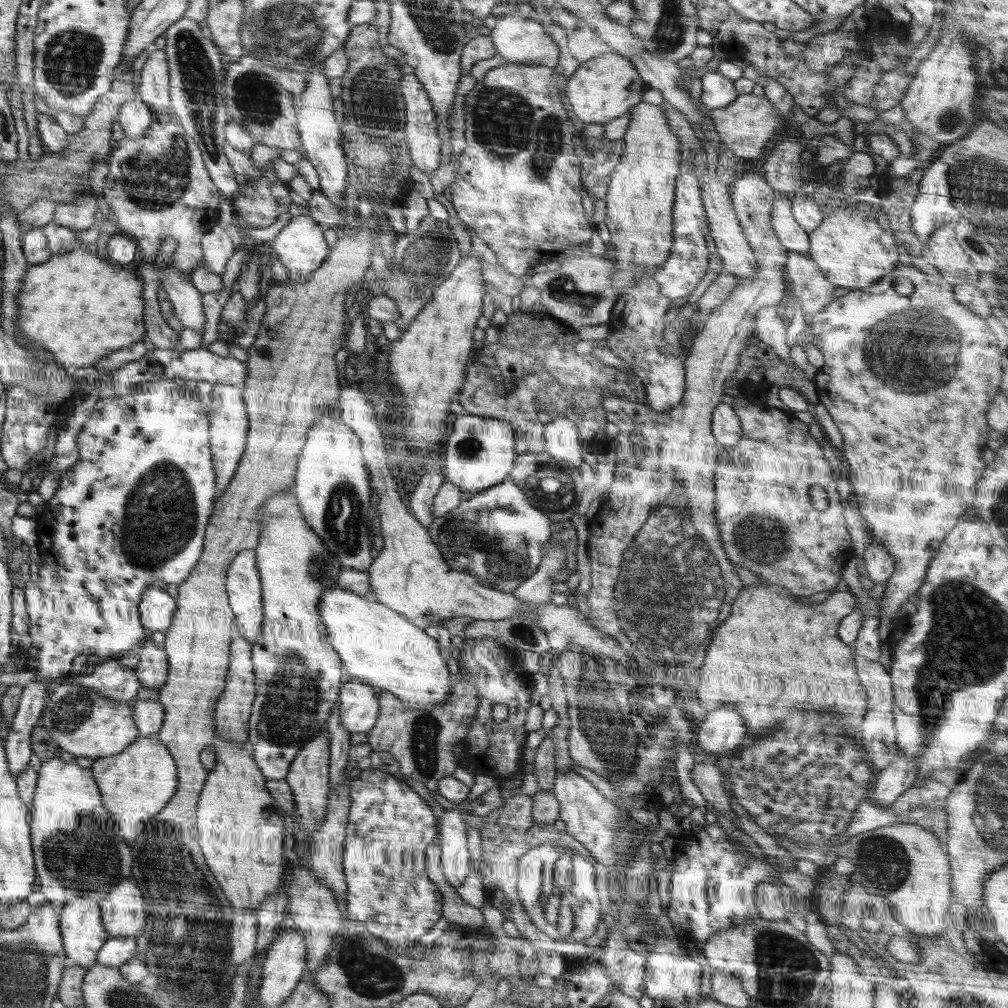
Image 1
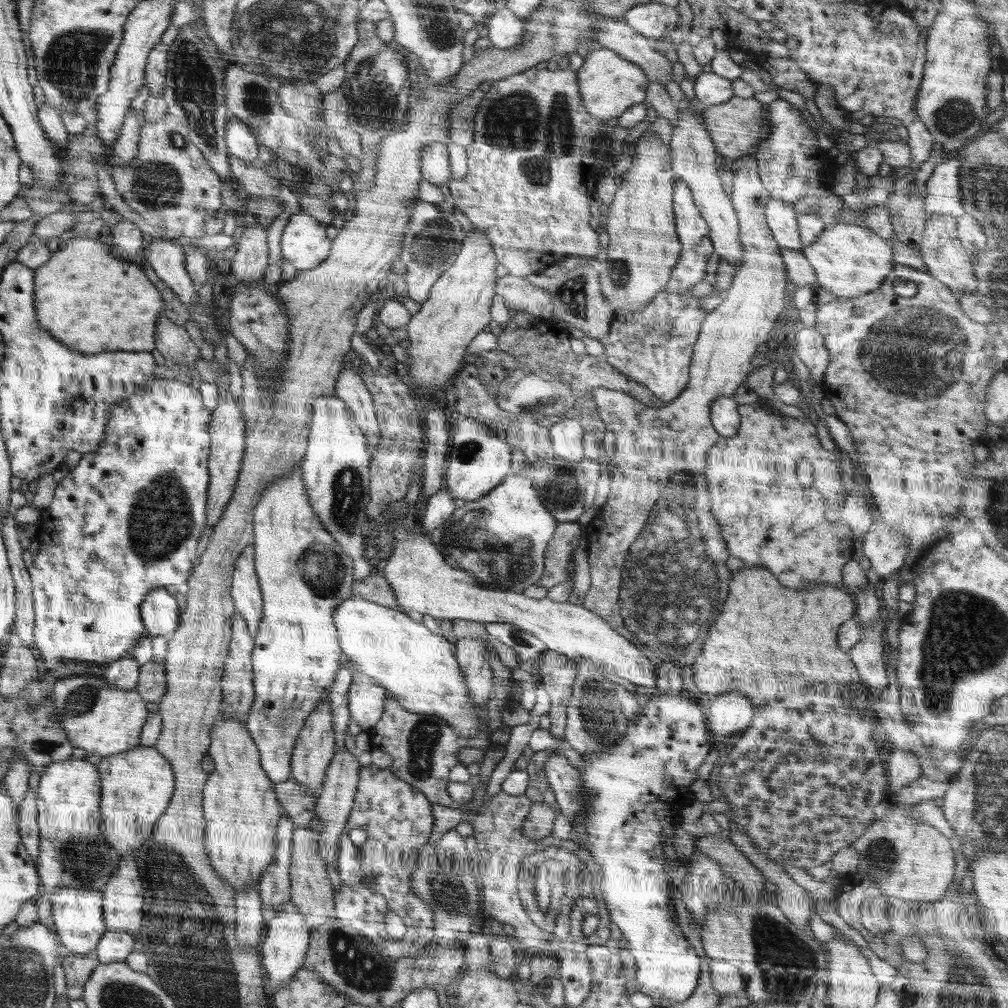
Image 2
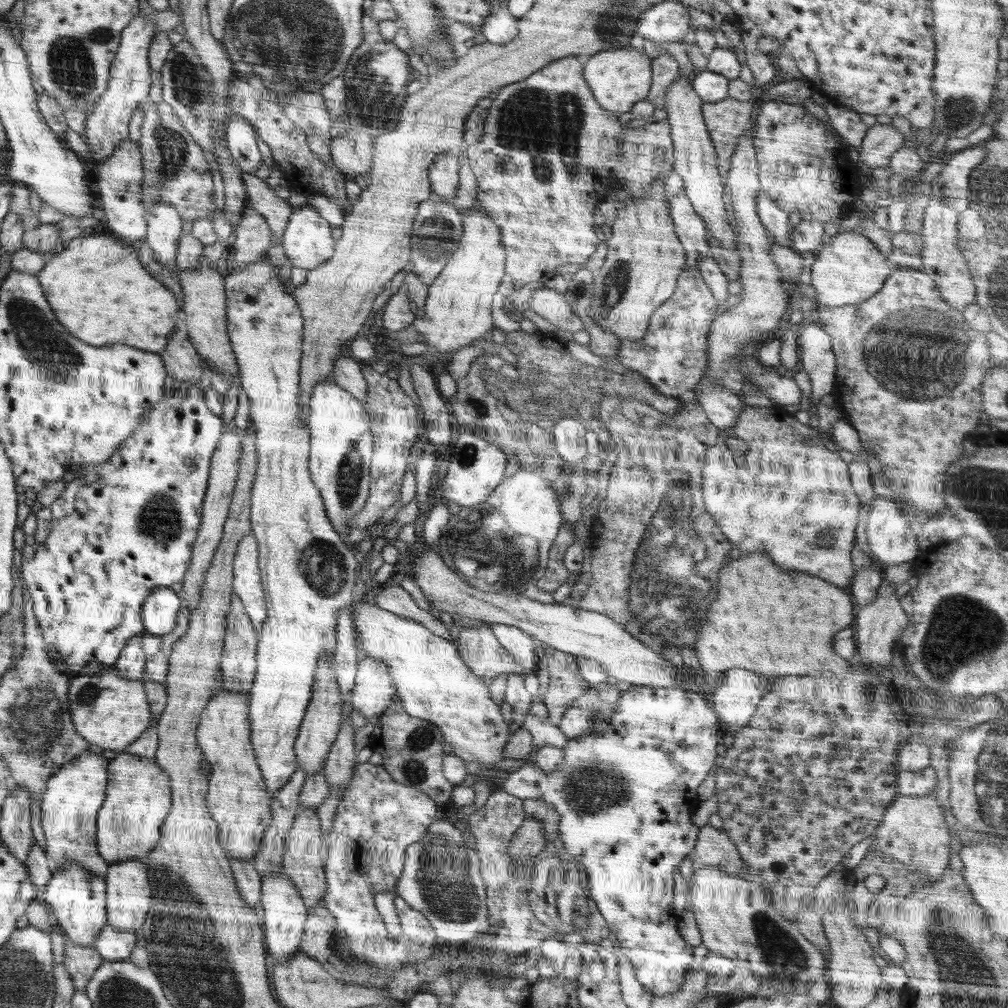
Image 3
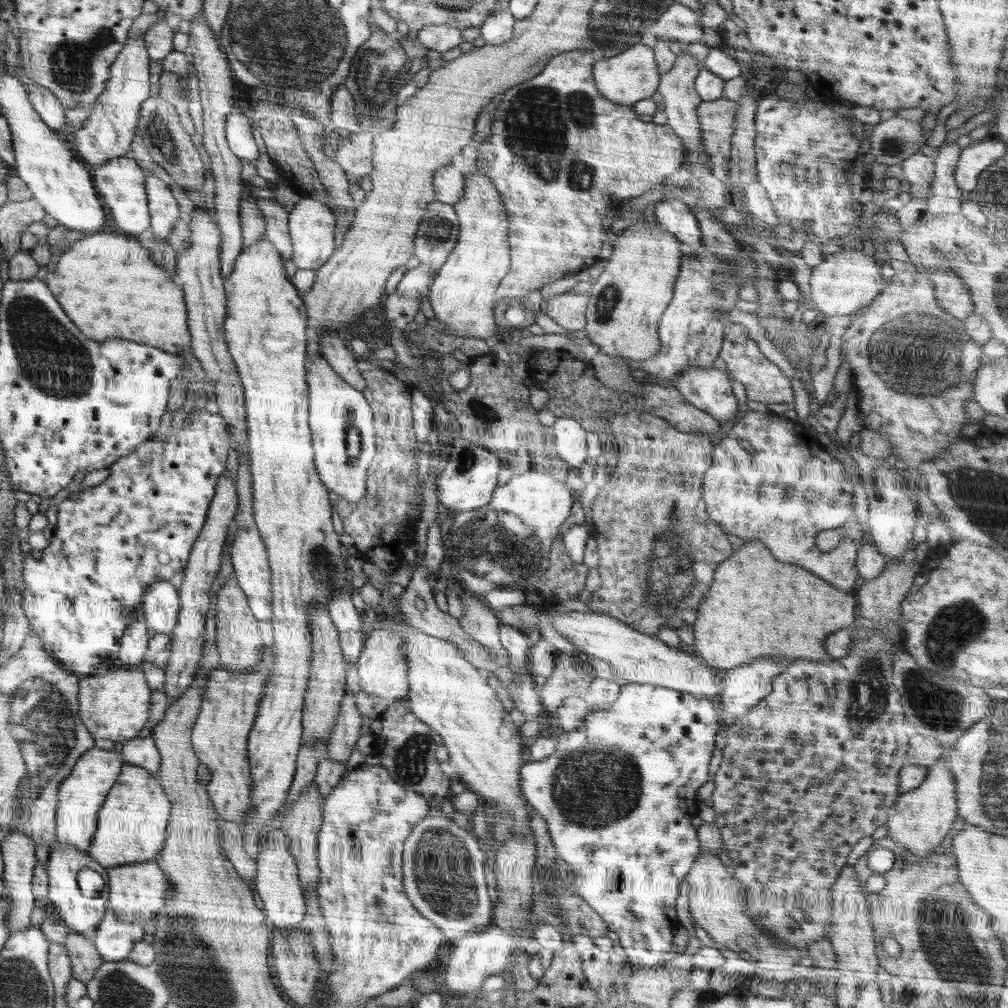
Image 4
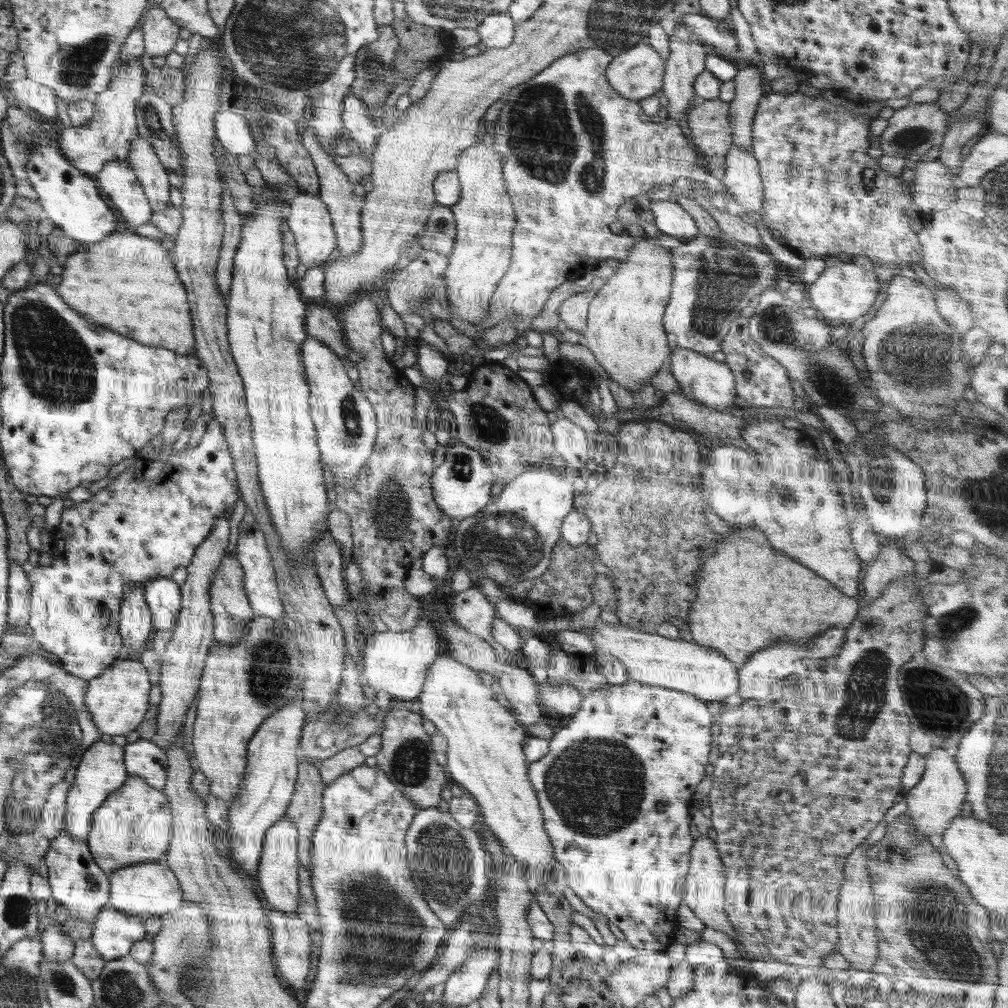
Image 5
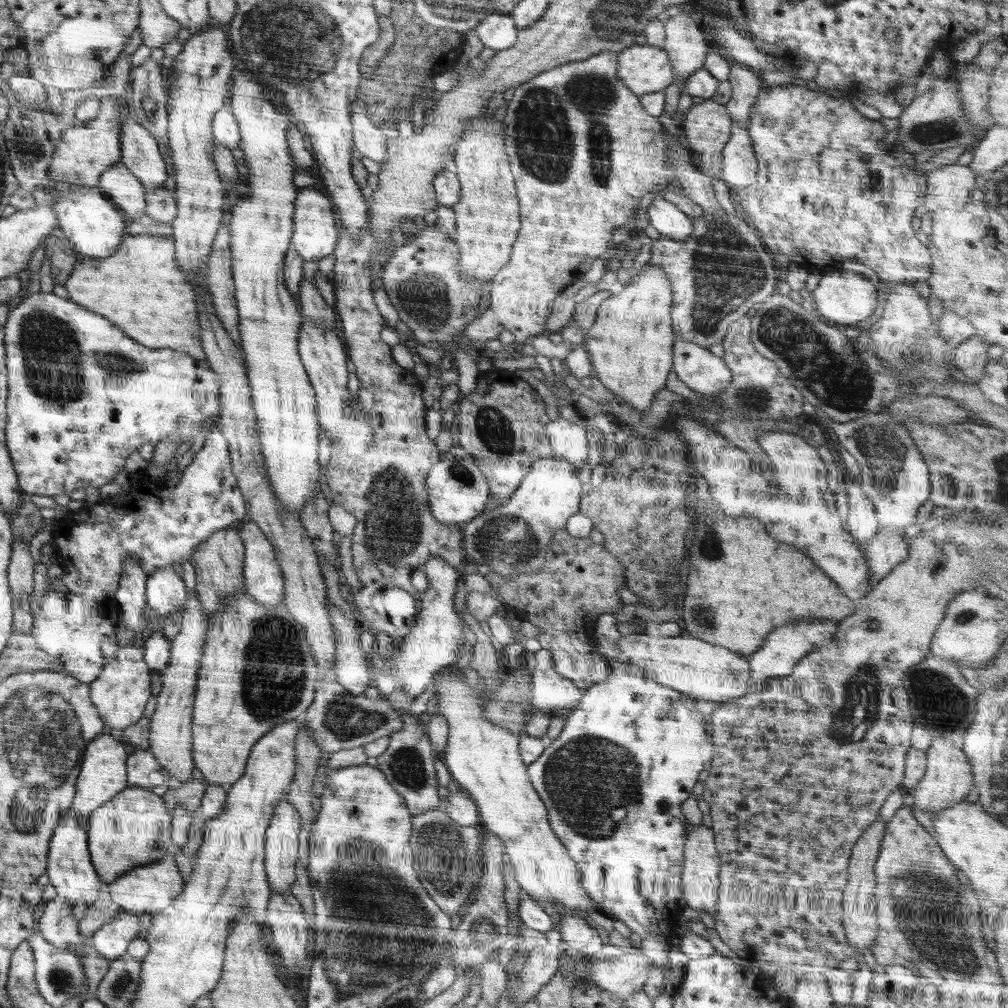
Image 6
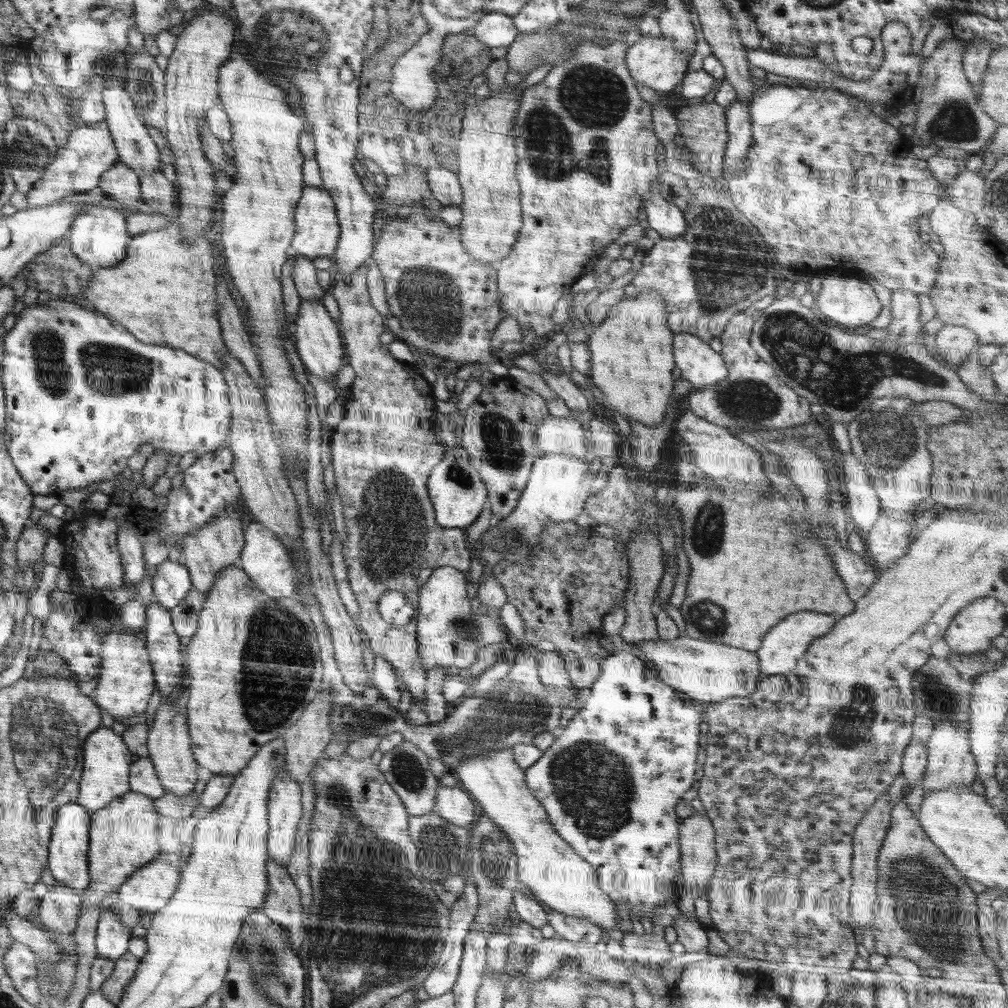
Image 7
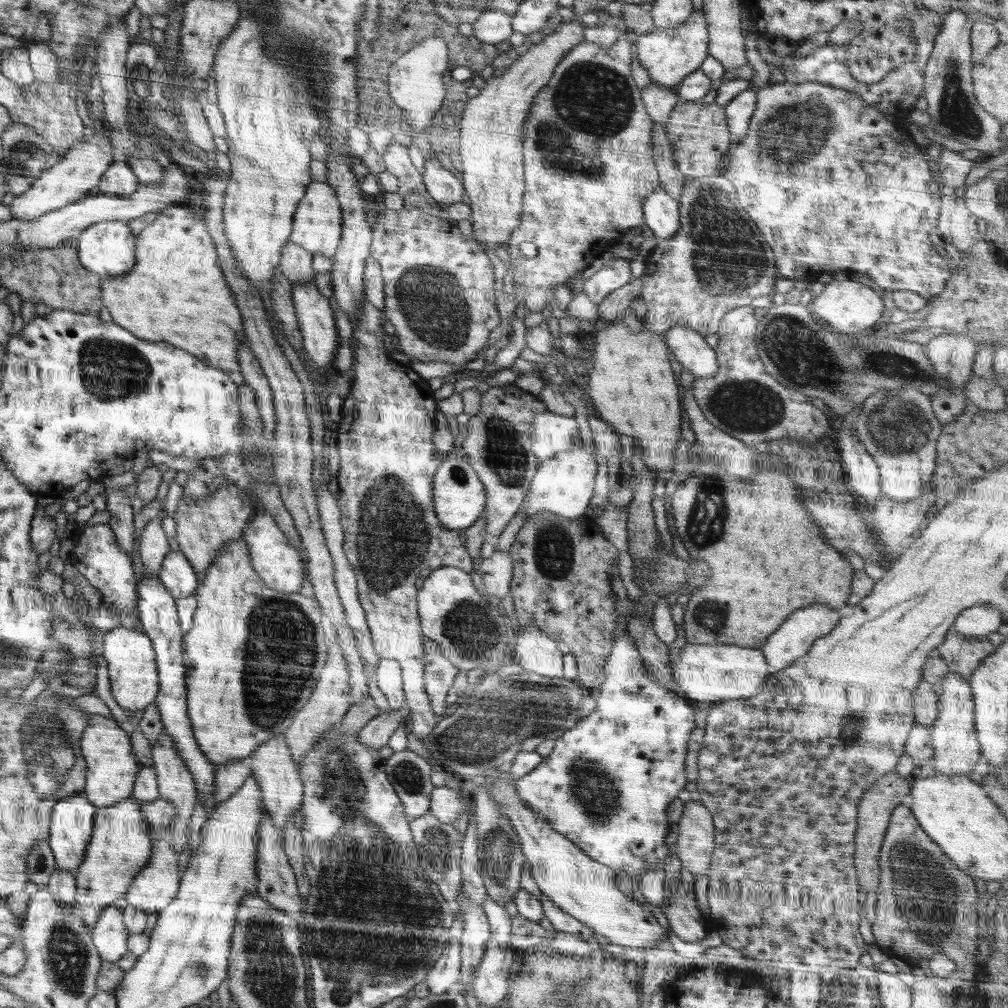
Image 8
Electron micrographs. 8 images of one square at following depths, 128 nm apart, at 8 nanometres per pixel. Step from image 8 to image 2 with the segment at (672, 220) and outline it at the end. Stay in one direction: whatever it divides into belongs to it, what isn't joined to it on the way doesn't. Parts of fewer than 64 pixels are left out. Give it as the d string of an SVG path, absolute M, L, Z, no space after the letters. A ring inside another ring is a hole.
M683 179L676 181L673 186L673 211L675 214L676 232L681 242L681 255L672 269L668 285L664 291L688 292L696 284L702 281L706 274L706 264L710 255L713 253L713 244L709 237L709 228L707 222L701 217L700 211L694 204L692 193Z

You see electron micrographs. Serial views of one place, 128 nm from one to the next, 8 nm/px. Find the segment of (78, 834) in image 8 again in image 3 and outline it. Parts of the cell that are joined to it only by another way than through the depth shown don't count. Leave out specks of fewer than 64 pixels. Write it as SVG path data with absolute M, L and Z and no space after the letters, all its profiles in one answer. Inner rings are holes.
M68 863L56 869L41 896L64 928L66 936L79 945L92 946L99 932L107 926L106 881L102 877L92 876L81 864Z

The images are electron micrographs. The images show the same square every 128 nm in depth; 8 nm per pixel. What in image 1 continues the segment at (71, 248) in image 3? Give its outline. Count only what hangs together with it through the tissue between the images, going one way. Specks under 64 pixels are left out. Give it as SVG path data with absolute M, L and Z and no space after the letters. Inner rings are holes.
M83 242L75 244L68 252L53 254L42 264L30 265L22 291L16 296L20 318L17 318L18 330L24 332L28 340L36 340L42 348L48 348L48 352L55 356L55 361L71 370L93 366L98 358L130 347L144 338L145 320L142 314L145 314L145 300L142 300L142 280L124 268L106 264L98 258L92 247L87 247Z

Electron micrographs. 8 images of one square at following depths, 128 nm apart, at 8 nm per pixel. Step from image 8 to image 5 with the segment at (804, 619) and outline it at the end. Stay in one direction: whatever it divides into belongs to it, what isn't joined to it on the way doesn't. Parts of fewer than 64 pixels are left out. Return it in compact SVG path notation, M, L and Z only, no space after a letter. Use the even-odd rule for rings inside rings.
M830 628L824 634L812 638L806 648L798 646L794 642L778 642L778 644L772 644L772 646L760 650L760 652L756 652L756 654L752 655L752 658L749 658L737 669L739 687L733 701L739 702L765 697L772 690L778 679L793 674L796 667L794 662L800 660L800 658L828 658L828 656L834 656L839 651L840 644L844 644L844 638L846 638L845 630L845 628Z

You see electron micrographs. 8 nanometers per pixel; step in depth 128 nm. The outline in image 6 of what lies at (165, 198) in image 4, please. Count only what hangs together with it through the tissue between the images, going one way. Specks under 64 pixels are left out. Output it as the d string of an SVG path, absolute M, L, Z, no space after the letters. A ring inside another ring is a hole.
M128 109L123 120L122 144L123 158L120 162L140 179L146 192L164 187L168 170L159 152L158 142L147 128L134 120Z

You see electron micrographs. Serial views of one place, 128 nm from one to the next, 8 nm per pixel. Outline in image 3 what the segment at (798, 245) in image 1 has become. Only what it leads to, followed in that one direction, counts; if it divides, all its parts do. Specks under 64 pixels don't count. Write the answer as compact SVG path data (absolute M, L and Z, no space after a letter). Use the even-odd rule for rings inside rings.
M760 190L756 199L756 208L759 219L767 228L772 241L775 244L787 245L790 238L790 225L788 223L787 212L778 206L775 200L772 200L764 191Z

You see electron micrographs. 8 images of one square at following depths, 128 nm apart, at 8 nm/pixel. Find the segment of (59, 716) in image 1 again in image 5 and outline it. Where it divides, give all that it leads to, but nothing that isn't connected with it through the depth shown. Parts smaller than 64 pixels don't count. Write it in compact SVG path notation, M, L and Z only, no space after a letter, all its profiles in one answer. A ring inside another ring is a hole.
M123 656L116 664L102 671L100 676L89 681L85 695L85 705L100 732L110 736L127 736L146 718L151 705L148 703L149 690L152 688L148 671L138 656Z

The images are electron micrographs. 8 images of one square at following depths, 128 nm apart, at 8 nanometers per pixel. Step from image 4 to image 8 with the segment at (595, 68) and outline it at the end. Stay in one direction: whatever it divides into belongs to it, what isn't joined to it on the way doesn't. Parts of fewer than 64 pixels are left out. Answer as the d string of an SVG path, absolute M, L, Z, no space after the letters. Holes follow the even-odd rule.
M704 12L693 14L678 28L678 30L656 30L648 34L638 34L636 53L633 55L640 61L640 66L648 72L651 82L675 89L688 74L700 69L708 55L708 22Z

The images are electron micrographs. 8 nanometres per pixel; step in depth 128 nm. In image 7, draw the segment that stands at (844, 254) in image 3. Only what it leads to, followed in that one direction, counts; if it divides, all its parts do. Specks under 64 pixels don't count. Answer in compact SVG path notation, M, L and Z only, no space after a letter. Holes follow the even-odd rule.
M830 276L821 282L813 309L829 323L842 328L858 328L872 322L880 314L881 304L869 280L846 276Z

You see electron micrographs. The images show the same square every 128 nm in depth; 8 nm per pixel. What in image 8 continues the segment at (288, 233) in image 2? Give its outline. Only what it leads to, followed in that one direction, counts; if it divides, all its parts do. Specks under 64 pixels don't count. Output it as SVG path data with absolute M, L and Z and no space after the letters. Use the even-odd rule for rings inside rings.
M313 180L306 187L306 194L300 199L296 212L294 213L292 230L289 240L294 244L305 248L313 255L322 255L331 259L333 258L342 236L342 207L340 206L336 191L327 182Z

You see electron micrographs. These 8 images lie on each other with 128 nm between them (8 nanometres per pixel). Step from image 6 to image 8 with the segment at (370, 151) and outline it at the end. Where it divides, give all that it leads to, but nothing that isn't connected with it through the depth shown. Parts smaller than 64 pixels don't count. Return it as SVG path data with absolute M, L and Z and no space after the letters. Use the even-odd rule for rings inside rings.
M392 143L386 148L382 159L385 162L386 170L396 176L400 183L406 184L410 190L420 188L423 183L423 175L412 165L408 158L408 148L402 144Z

